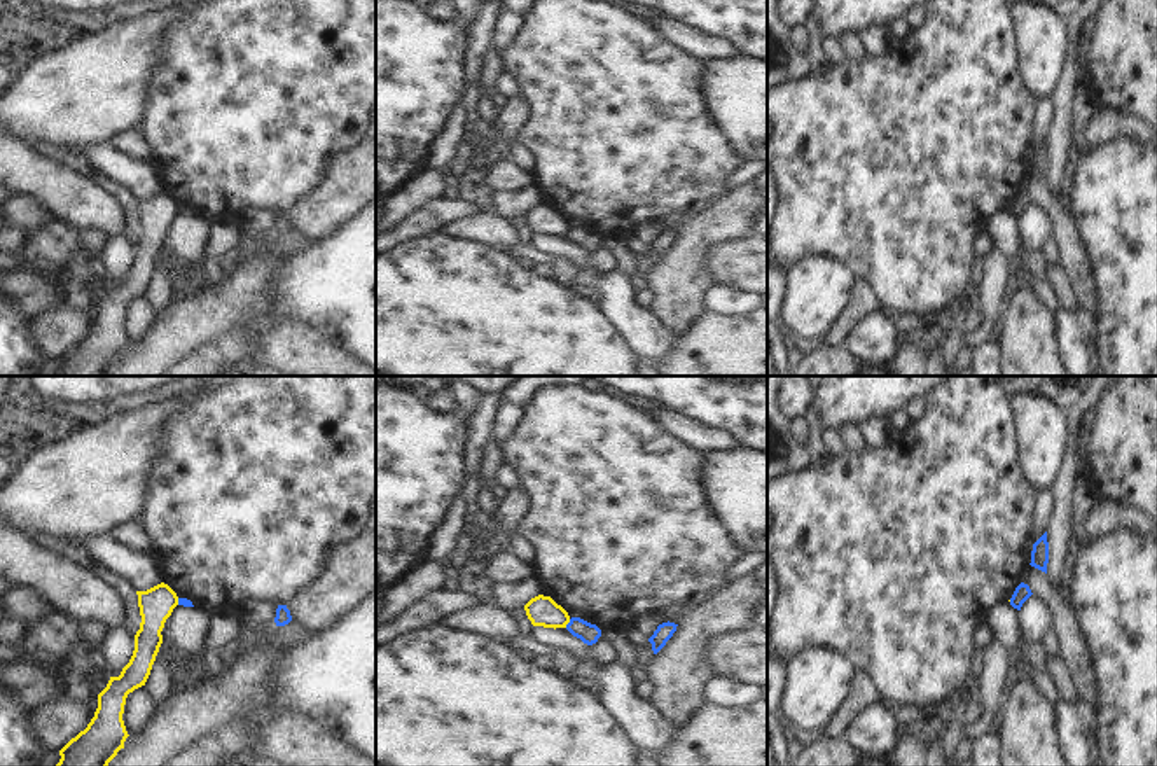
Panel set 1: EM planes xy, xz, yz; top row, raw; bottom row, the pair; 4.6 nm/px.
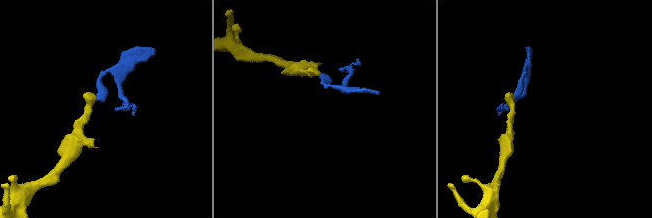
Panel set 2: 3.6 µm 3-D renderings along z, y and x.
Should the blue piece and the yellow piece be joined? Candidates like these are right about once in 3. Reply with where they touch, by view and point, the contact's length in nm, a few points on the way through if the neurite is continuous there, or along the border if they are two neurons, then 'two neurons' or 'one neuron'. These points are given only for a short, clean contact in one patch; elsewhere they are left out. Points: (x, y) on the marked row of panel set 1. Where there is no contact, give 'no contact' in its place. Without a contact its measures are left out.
contact xz (568, 623); length 50 nm; border xz (570, 619), (565, 626); two neurons

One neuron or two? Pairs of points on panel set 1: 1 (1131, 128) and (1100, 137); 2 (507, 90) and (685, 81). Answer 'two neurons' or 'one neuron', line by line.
1: one neuron
2: two neurons

